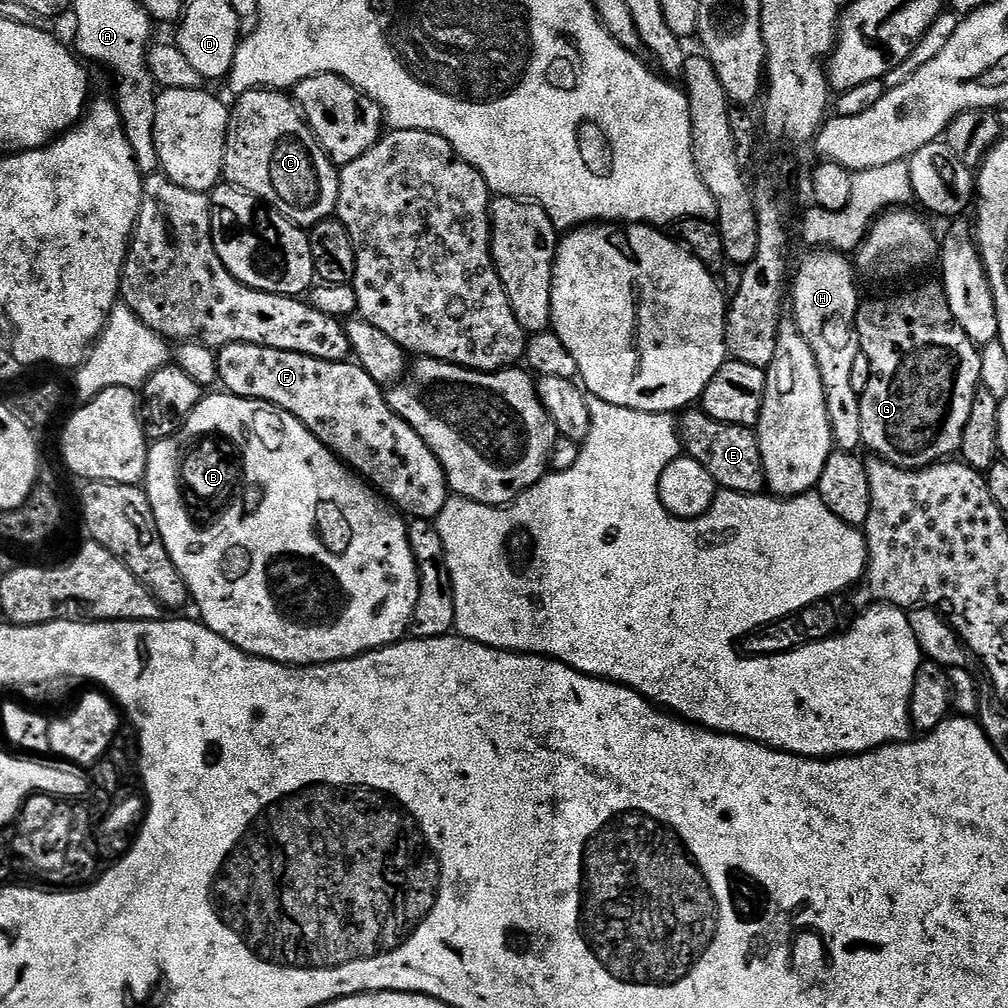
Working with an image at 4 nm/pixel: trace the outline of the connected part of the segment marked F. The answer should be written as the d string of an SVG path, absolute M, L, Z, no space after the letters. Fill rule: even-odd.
M228 344L224 348L219 349L216 365L220 371L218 380L222 385L223 391L233 396L241 396L247 400L261 400L267 404L273 404L276 408L286 410L290 414L294 414L294 418L298 418L298 422L302 422L302 426L306 426L306 430L310 430L335 456L339 456L349 468L359 473L375 491L387 497L405 517L412 520L435 521L439 517L441 510L447 506L450 499L448 479L444 473L444 468L440 464L440 460L434 454L434 450L430 450L430 446L426 446L426 442L422 442L422 438L418 438L418 430L414 430L414 426L410 426L410 422L406 422L401 416L394 414L394 410L388 405L385 389L381 385L376 384L374 378L370 378L370 374L366 374L366 370L360 367L359 364L355 362L345 362L343 364L326 362L318 358L310 358L306 354L283 352L282 350L263 348L253 344Z

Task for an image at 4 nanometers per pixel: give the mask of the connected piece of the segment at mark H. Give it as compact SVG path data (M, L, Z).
M812 250L807 254L809 256L801 262L800 269L794 272L796 282L790 286L790 306L792 304L794 308L798 330L810 344L822 374L826 410L835 447L842 452L856 452L862 444L862 414L860 396L854 394L850 373L854 371L854 358L858 358L861 352L856 329L856 315L862 303L862 295L856 289L858 272L845 253Z

